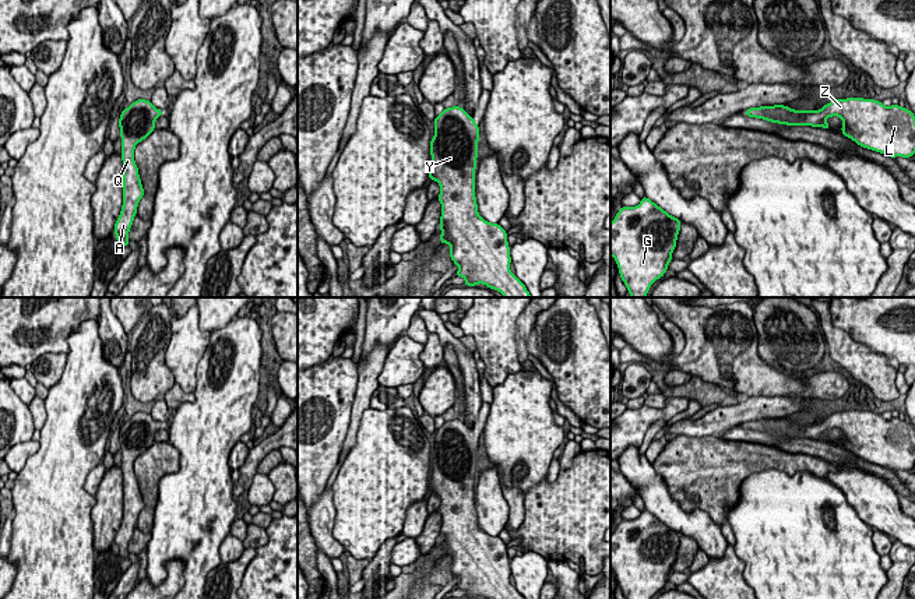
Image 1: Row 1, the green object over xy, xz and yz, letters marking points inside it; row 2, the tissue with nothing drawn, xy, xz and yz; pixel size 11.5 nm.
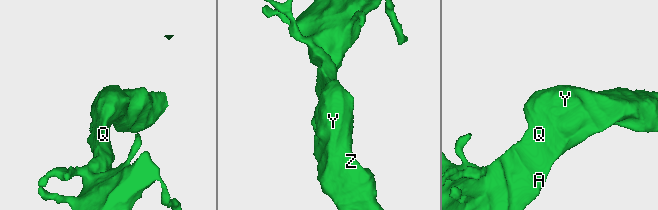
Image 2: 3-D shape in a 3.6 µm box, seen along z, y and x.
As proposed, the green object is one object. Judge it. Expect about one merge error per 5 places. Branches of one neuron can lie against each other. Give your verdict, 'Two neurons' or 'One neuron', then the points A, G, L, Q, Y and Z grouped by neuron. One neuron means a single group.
One neuron. Groups: A G L Q Y Z

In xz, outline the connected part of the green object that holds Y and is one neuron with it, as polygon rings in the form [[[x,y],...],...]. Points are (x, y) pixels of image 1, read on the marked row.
[[[461,106],[446,108],[441,114],[434,117],[434,137],[430,141],[430,169],[429,179],[440,184],[440,194],[437,200],[441,202],[440,216],[440,243],[451,246],[448,251],[454,265],[458,265],[457,276],[465,279],[467,286],[476,286],[478,283],[486,285],[489,289],[500,292],[504,297],[532,297],[525,285],[510,271],[510,247],[507,233],[499,223],[490,223],[479,216],[478,204],[475,197],[475,169],[478,156],[479,127],[467,114]]]

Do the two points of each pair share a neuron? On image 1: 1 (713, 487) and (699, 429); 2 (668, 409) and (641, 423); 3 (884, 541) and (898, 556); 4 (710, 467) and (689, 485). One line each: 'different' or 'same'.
1: different
2: same
3: different
4: same

